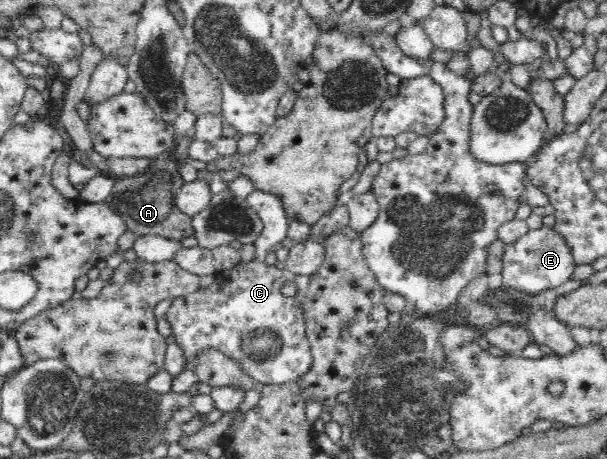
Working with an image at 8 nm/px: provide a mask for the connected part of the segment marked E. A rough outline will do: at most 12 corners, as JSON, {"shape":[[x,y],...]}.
{"shape":[[555,229],[506,245],[503,287],[536,295],[572,278],[571,247]]}

